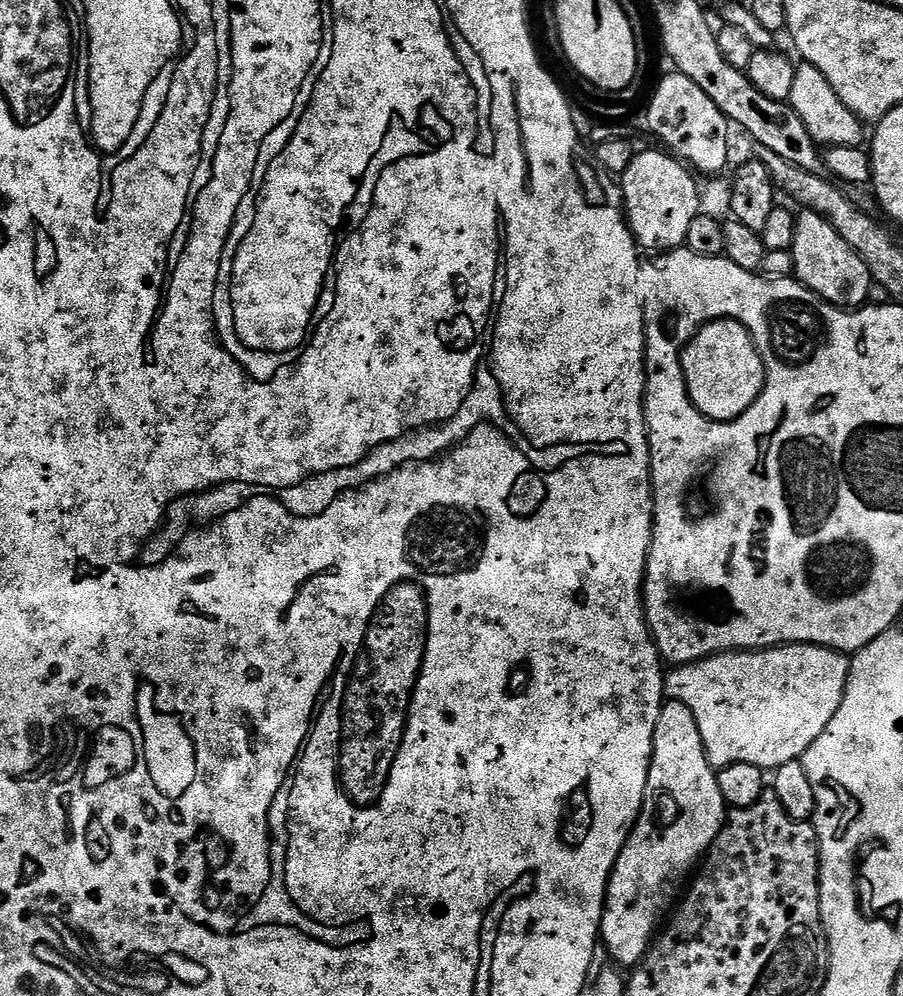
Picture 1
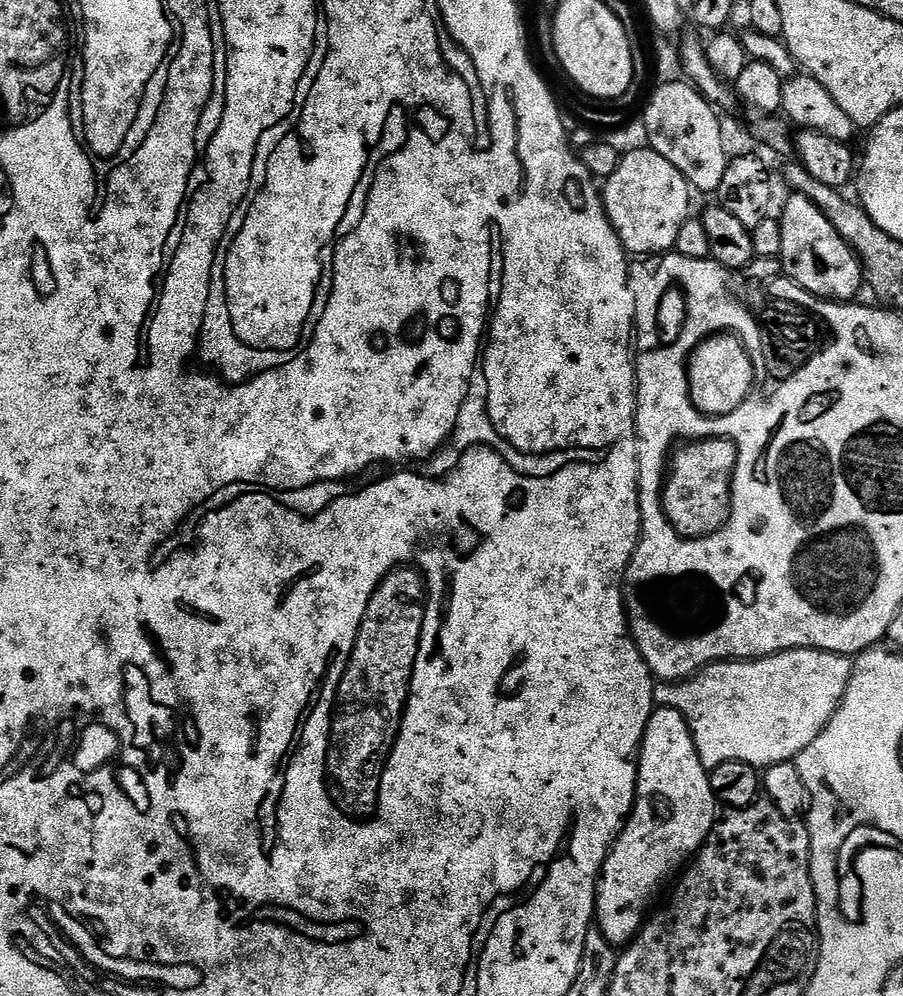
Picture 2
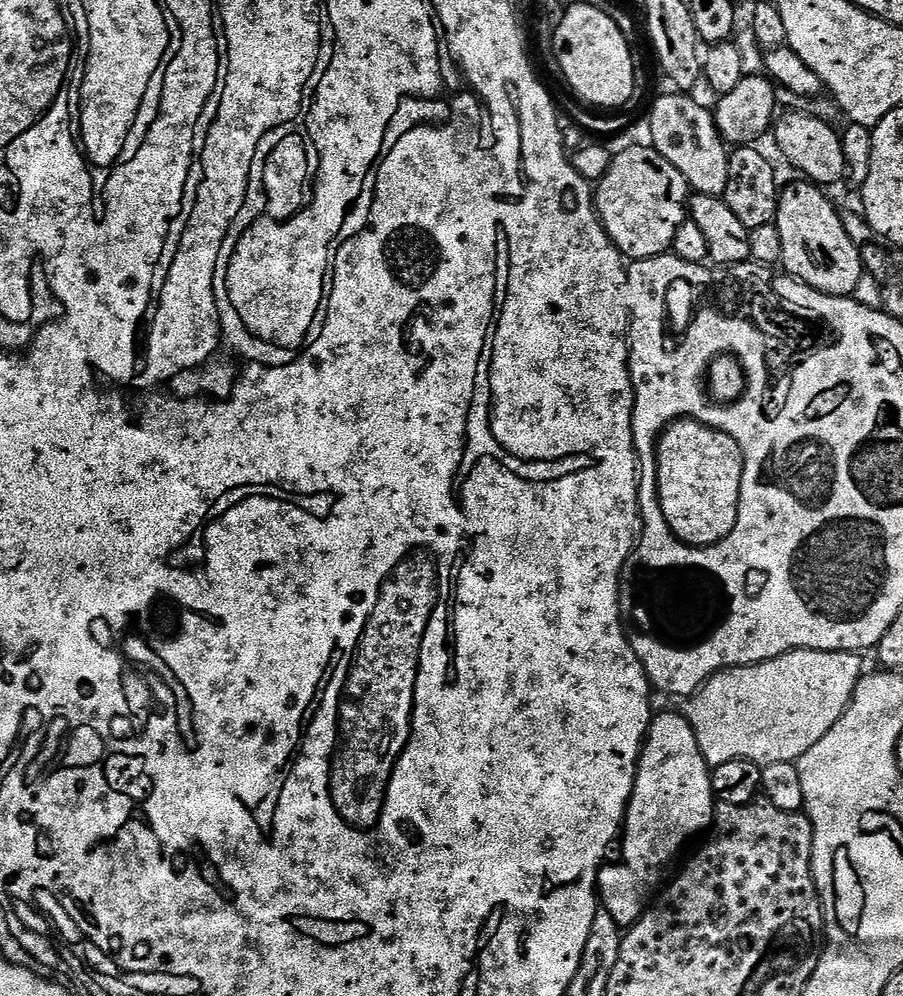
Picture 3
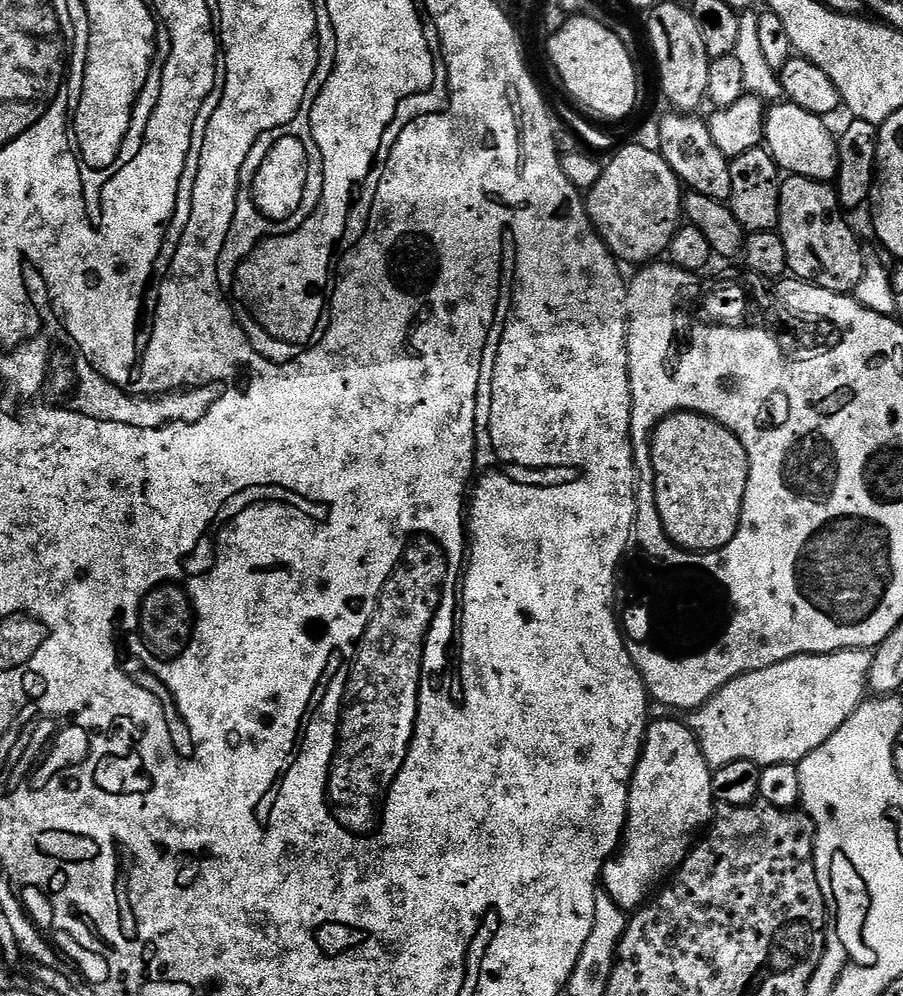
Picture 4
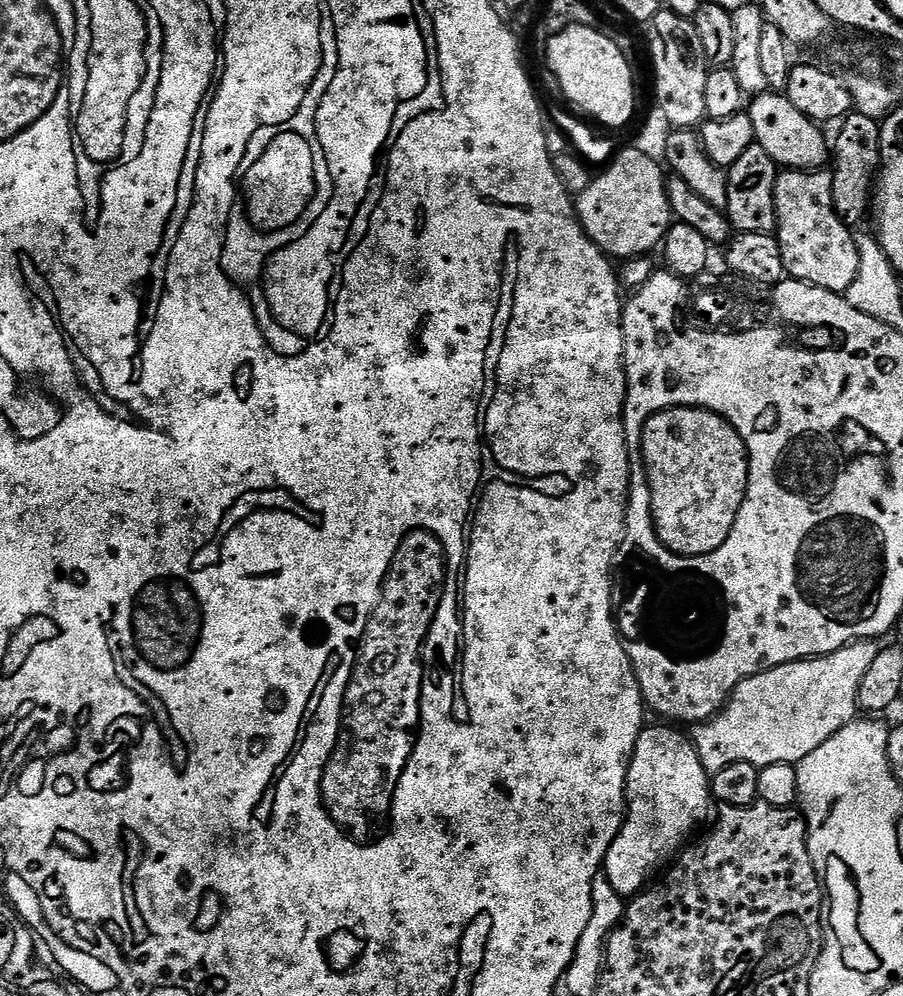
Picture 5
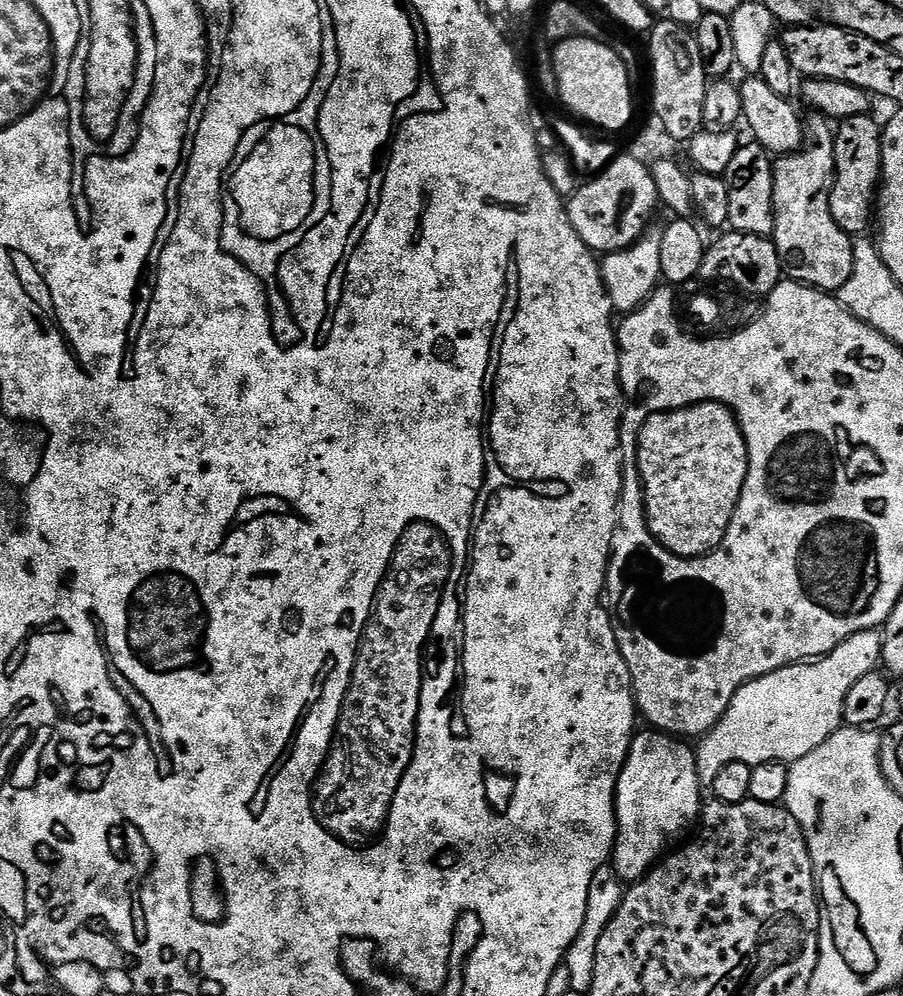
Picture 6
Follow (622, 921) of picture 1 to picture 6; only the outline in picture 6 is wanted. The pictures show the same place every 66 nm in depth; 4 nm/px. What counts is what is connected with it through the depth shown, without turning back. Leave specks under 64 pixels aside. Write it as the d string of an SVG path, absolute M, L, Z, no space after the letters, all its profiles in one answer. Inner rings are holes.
M659 730L647 731L633 736L628 757L616 783L616 846L612 850L610 864L625 882L635 882L648 875L650 869L669 851L668 843L675 836L682 835L692 823L695 825L702 816L702 785L696 769L695 751L691 747L688 749L683 739Z

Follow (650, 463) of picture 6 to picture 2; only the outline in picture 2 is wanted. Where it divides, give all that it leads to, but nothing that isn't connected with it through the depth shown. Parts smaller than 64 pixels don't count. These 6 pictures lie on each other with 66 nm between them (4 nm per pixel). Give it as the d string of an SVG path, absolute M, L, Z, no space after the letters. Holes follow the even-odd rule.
M713 437L694 440L673 453L662 488L662 503L668 523L684 539L696 539L717 532L729 518L733 472L737 448L732 440Z

